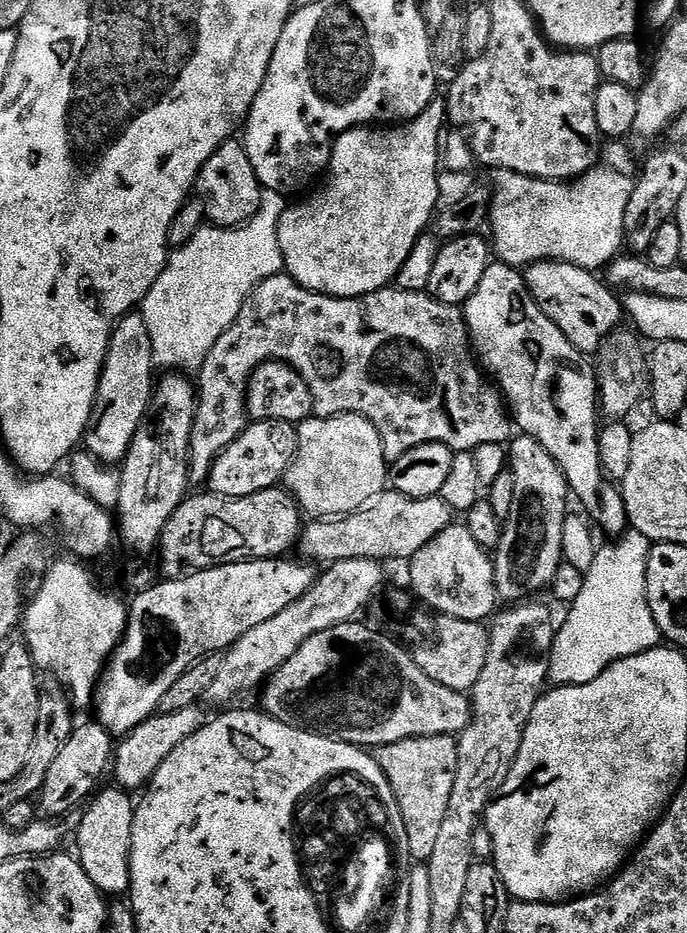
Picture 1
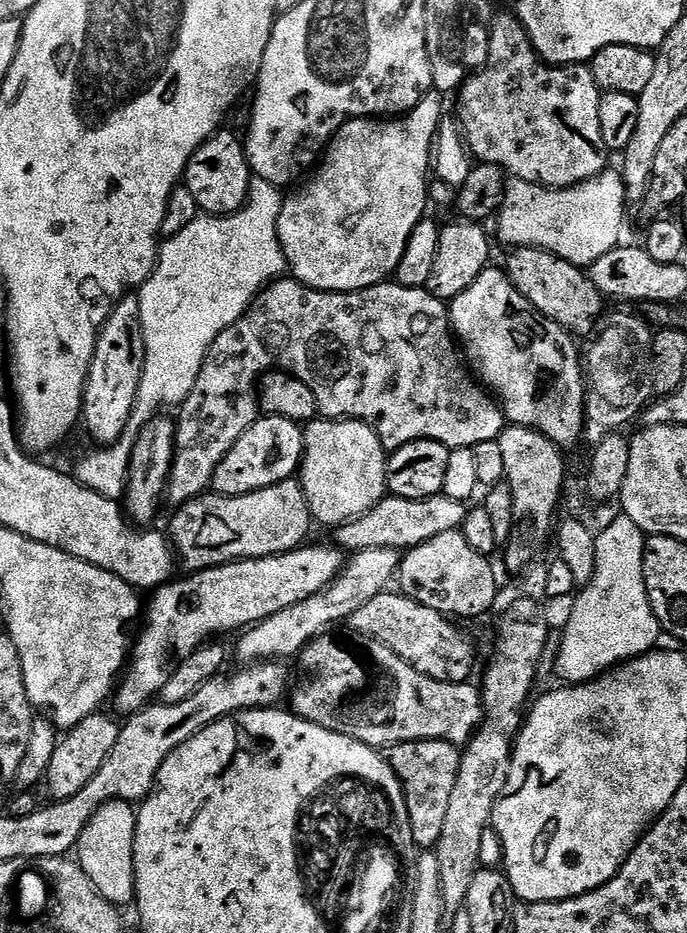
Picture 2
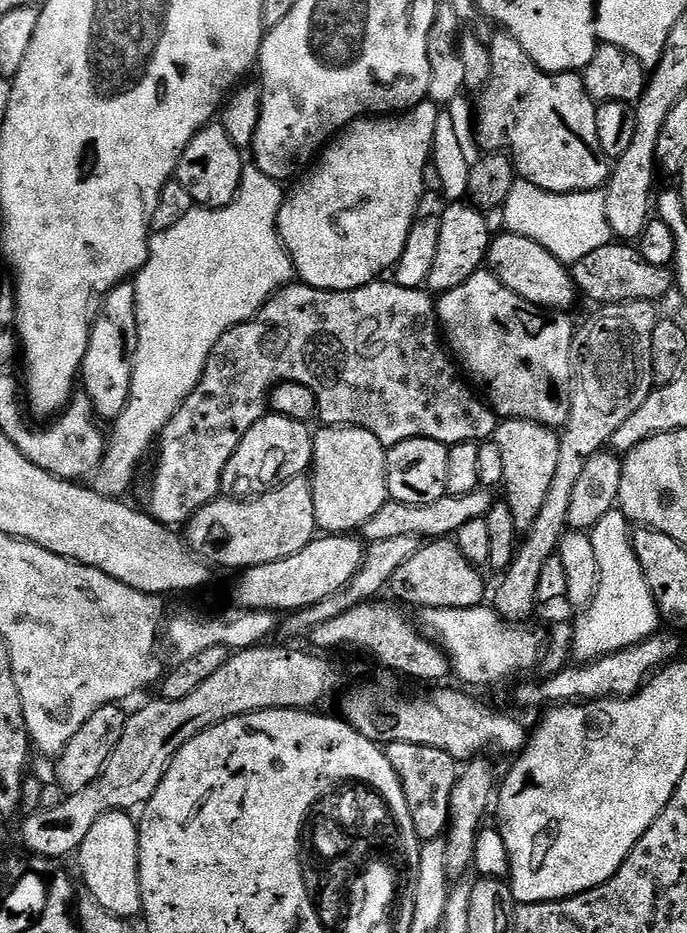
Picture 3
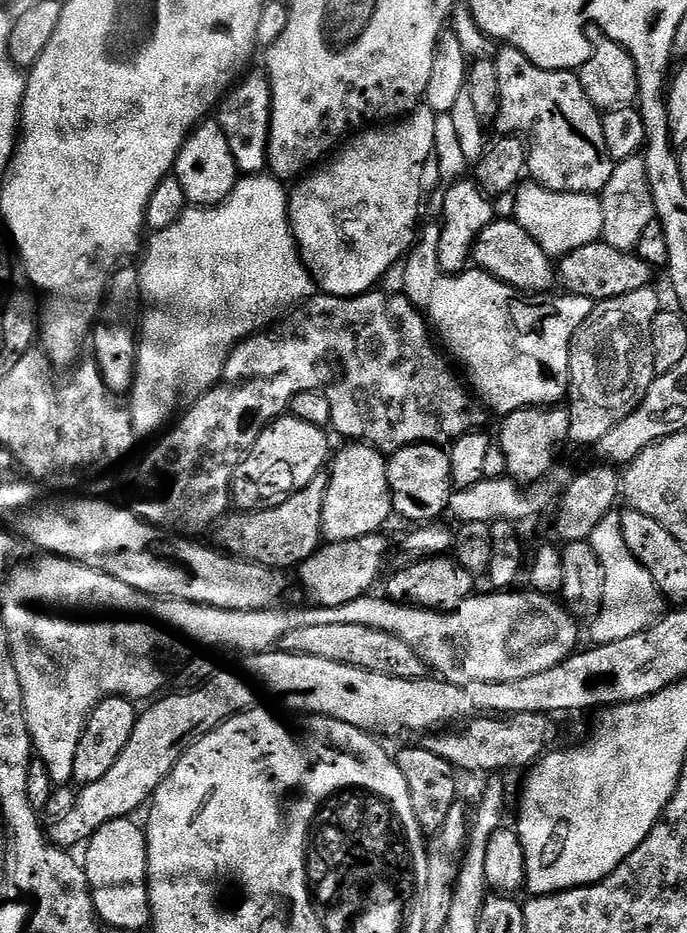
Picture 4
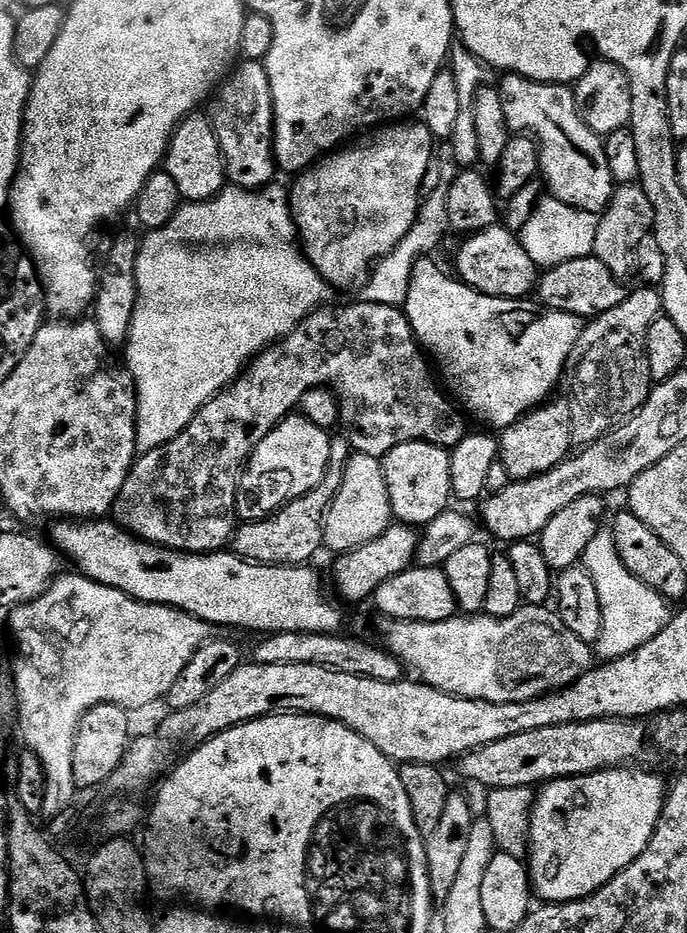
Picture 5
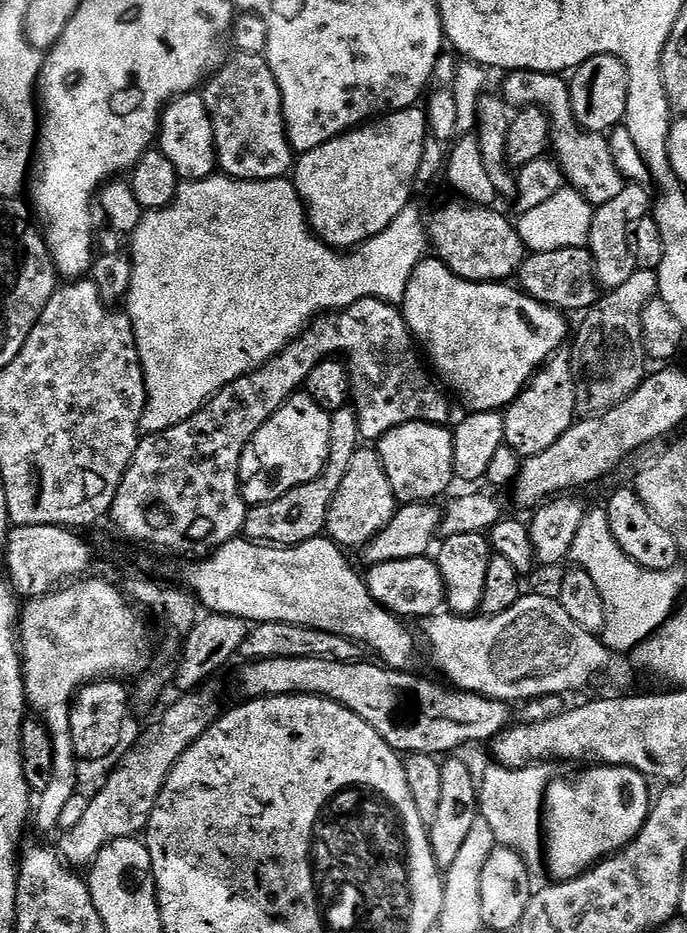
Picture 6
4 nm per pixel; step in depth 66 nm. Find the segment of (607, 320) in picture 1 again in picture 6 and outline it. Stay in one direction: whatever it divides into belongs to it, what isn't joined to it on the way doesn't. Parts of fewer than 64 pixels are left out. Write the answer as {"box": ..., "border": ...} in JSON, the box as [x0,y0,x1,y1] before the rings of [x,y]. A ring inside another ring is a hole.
{"box":[427,204,526,281],"border":[[[448,204],[438,209],[427,221],[430,248],[435,259],[447,264],[454,275],[463,280],[511,281],[526,259],[526,249],[516,233],[515,223],[511,219],[508,221],[502,213],[495,212],[495,207],[460,204]]]}

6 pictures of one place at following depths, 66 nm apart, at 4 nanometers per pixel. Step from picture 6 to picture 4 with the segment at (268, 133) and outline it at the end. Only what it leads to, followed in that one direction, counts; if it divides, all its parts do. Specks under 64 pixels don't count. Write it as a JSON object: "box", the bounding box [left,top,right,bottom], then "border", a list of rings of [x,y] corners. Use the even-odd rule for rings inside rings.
{"box":[214,71,272,174],"border":[[[263,71],[250,72],[233,83],[232,87],[224,93],[214,112],[216,123],[222,126],[222,134],[226,134],[226,142],[230,142],[230,154],[234,154],[236,171],[240,174],[260,174],[268,168],[268,127],[272,121],[272,83]]]}

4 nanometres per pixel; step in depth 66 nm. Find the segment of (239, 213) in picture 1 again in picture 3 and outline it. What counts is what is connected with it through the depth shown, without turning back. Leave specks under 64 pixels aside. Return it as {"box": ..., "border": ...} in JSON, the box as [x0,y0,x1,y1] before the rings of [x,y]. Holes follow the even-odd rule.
{"box":[176,122,246,208],"border":[[[213,122],[206,125],[198,135],[186,146],[182,158],[176,167],[176,179],[192,199],[193,205],[202,208],[225,208],[240,193],[242,174],[246,167],[241,149],[230,142],[230,134],[226,134],[223,124]]]}

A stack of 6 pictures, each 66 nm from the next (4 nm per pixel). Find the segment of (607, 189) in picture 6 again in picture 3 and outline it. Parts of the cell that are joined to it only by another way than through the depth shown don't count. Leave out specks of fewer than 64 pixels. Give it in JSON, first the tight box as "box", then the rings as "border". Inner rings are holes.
{"box":[474,30,610,192],"border":[[[500,30],[491,37],[488,44],[490,50],[490,66],[492,73],[488,79],[488,85],[479,93],[478,99],[474,104],[474,125],[476,142],[485,153],[503,152],[512,157],[512,164],[516,168],[519,179],[530,182],[547,192],[594,192],[603,189],[610,179],[610,161],[604,155],[602,142],[598,142],[598,122],[596,121],[597,101],[593,100],[592,95],[586,90],[583,75],[574,72],[543,72],[522,50],[520,43],[509,36],[507,32]]]}

